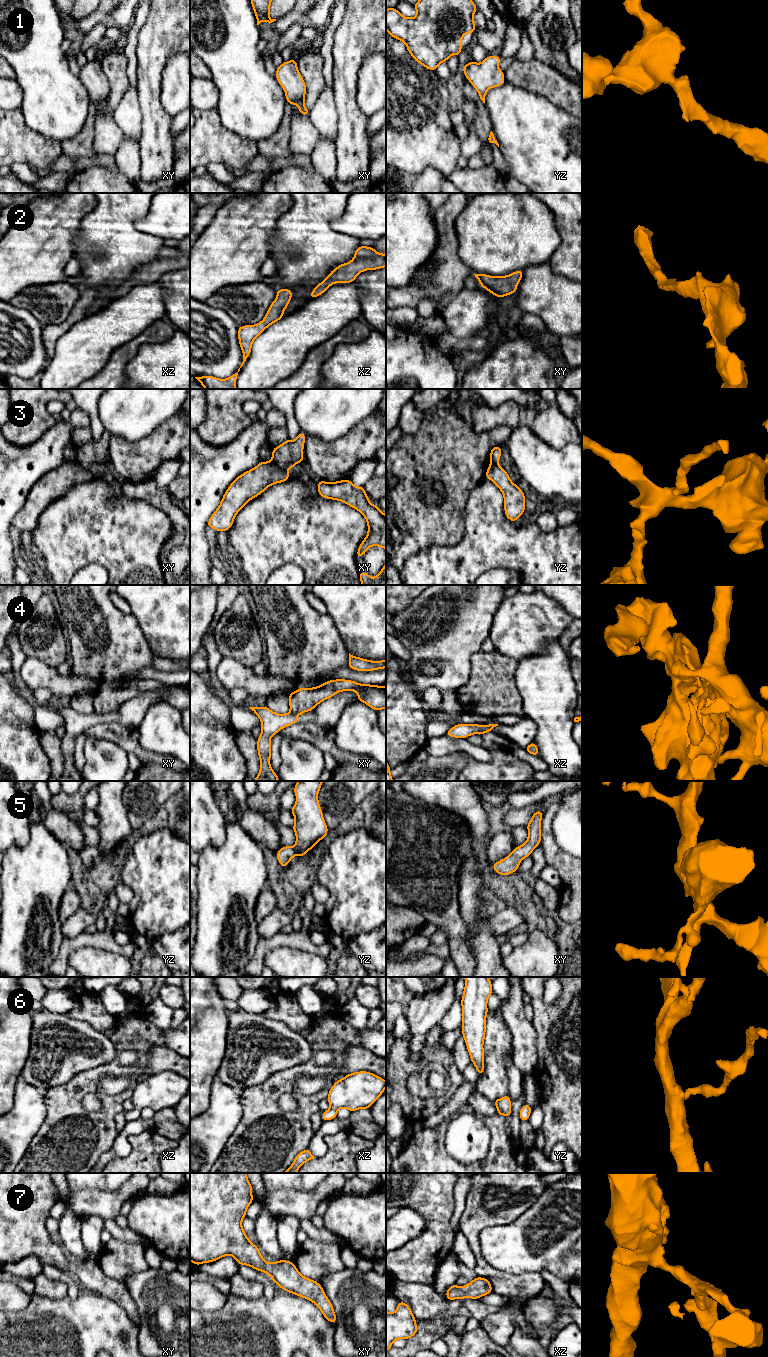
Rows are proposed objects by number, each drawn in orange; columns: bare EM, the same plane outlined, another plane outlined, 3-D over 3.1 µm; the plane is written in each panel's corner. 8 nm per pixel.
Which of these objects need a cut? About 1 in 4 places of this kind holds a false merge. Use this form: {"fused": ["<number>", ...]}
{"fused": ["3", "4"]}

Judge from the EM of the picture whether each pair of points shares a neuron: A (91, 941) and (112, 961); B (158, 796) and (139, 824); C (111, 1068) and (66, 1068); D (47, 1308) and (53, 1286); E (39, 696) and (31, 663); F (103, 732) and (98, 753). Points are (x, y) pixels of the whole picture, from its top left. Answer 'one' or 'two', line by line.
A: two
B: one
C: two
D: two
E: two
F: two

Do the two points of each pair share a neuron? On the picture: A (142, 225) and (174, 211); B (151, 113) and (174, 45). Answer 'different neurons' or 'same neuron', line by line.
A: same neuron
B: same neuron

